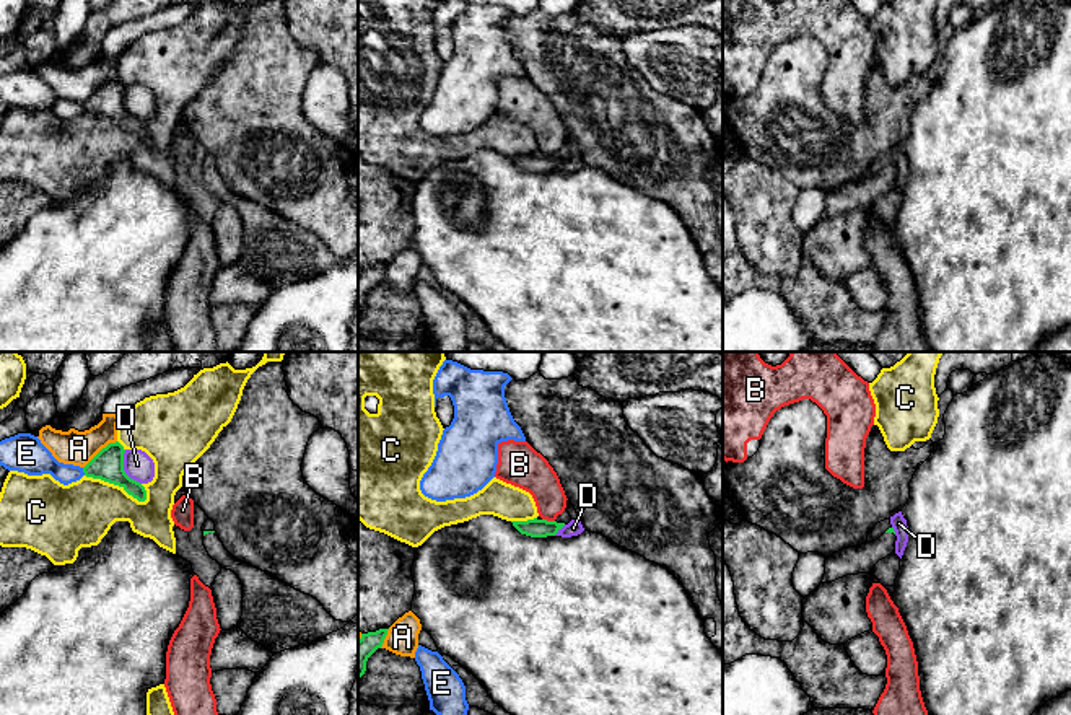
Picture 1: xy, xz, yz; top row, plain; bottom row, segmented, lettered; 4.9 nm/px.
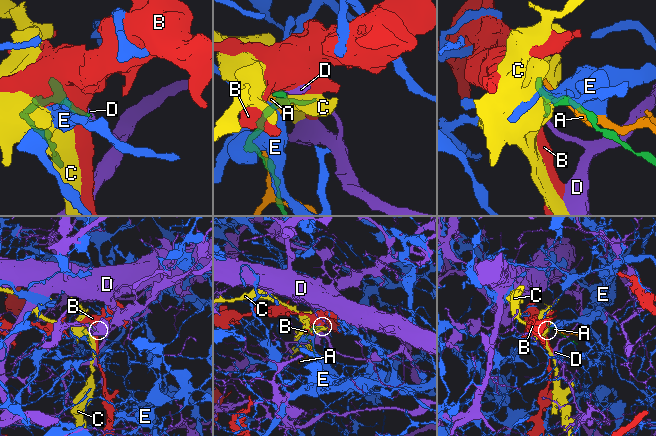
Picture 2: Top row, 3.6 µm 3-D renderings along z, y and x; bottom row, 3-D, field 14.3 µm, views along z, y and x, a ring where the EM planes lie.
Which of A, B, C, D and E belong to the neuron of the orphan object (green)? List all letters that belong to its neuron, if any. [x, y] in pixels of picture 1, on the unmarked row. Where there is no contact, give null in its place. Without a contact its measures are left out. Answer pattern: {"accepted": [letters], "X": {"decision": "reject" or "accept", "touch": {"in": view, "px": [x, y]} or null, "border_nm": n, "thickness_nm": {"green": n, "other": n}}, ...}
{"accepted": [], "A": {"decision": "reject", "touch": {"in": "xy", "px": [100, 87]}, "border_nm": 220, "thickness_nm": {"green": 160, "other": 170}}, "B": {"decision": "reject", "touch": {"in": "xz", "px": [549, 157]}, "border_nm": 70, "thickness_nm": {"green": 100, "other": 180}}, "C": {"decision": "reject", "touch": {"in": "xy", "px": [116, 119]}, "border_nm": 340, "thickness_nm": {"green": 160, "other": 320}}, "D": {"decision": "reject", "touch": {"in": "xy", "px": [122, 105]}, "border_nm": 190, "thickness_nm": {"green": 160, "other": 140}}, "E": {"decision": "reject", "touch": {"in": "xy", "px": [83, 106]}, "border_nm": 40, "thickness_nm": {"green": 160, "other": 160}}}

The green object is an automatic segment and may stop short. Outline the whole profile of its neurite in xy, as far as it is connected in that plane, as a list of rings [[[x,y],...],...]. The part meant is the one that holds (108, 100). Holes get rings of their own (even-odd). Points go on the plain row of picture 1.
[[[119,77],[109,78],[83,103],[83,107],[86,112],[119,121],[138,137],[145,137],[145,122],[124,106],[124,88],[125,85]]]

